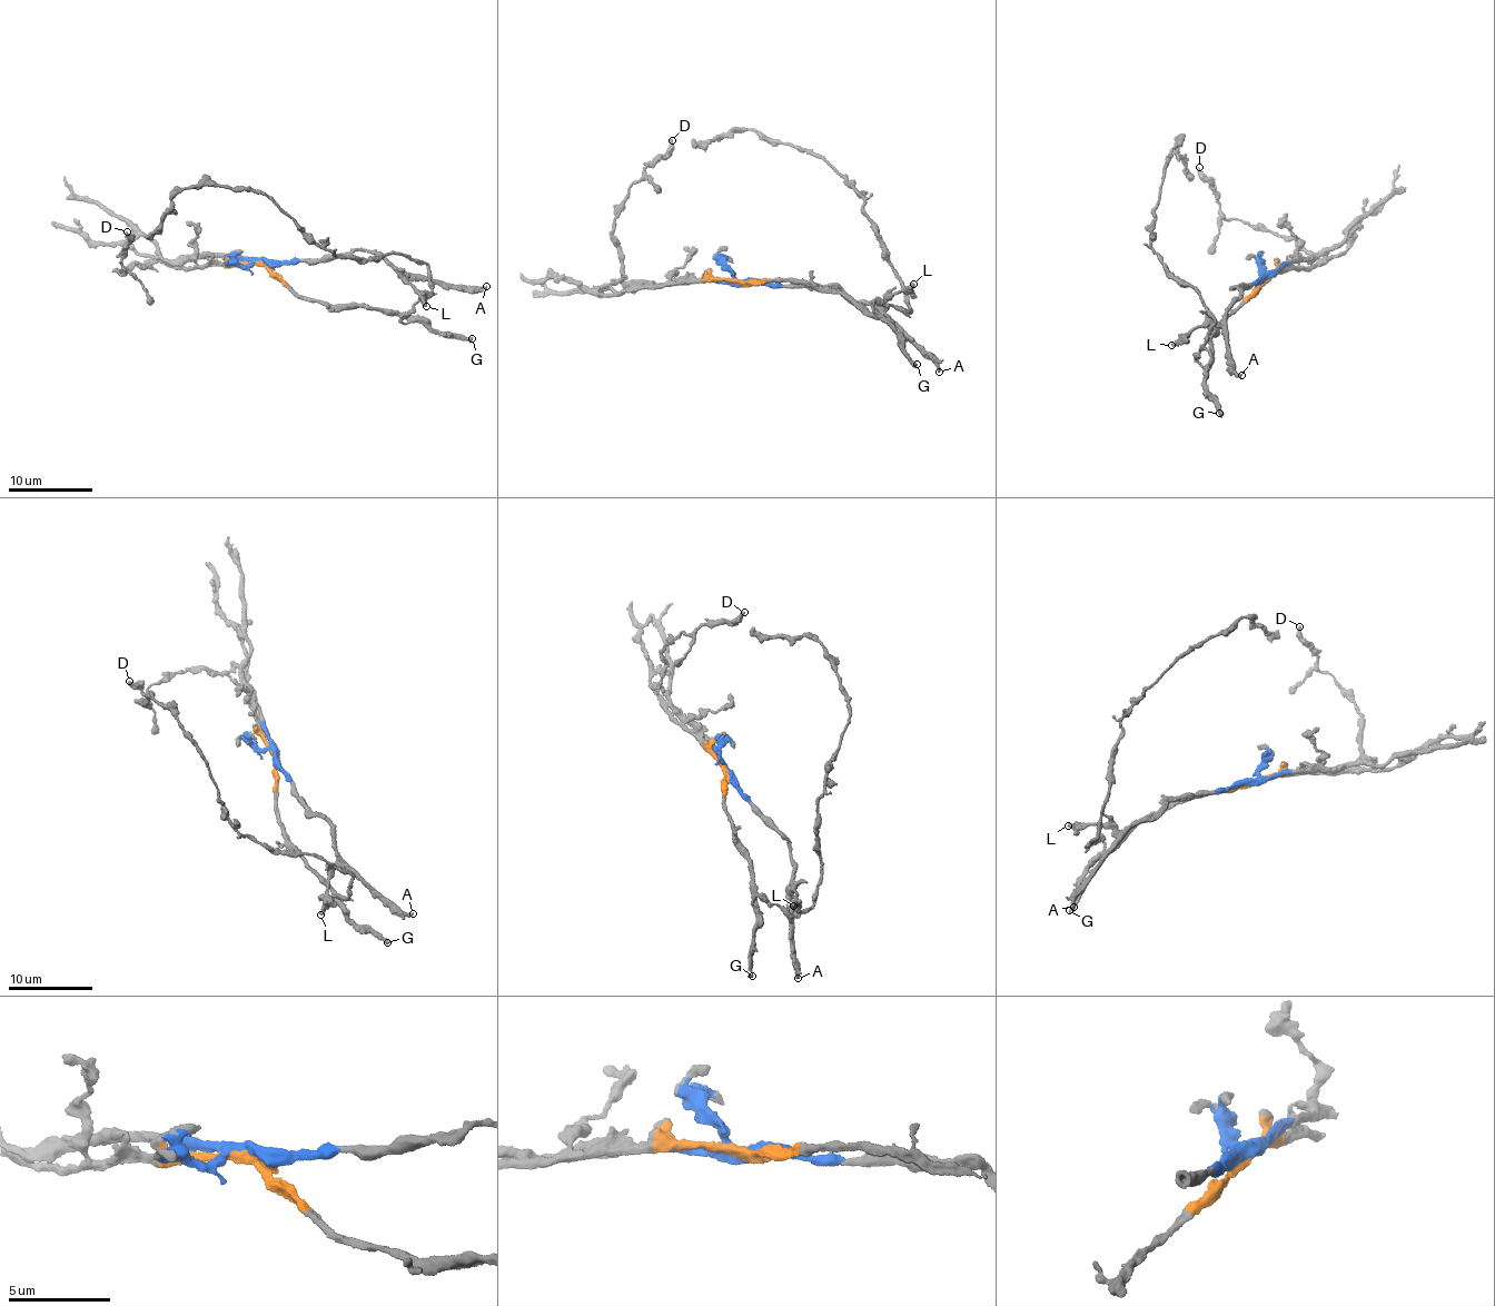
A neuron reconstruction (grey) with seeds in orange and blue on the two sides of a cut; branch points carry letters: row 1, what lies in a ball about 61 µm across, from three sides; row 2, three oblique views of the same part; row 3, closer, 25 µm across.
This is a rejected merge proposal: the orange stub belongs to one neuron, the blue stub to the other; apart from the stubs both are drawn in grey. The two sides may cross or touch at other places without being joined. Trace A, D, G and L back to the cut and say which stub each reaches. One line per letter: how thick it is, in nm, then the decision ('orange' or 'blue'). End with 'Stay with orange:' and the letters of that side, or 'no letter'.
A: 300 nm | blue
D: 360 nm | blue
G: 380 nm | orange
L: 380 nm | blue
Stay with orange: G

